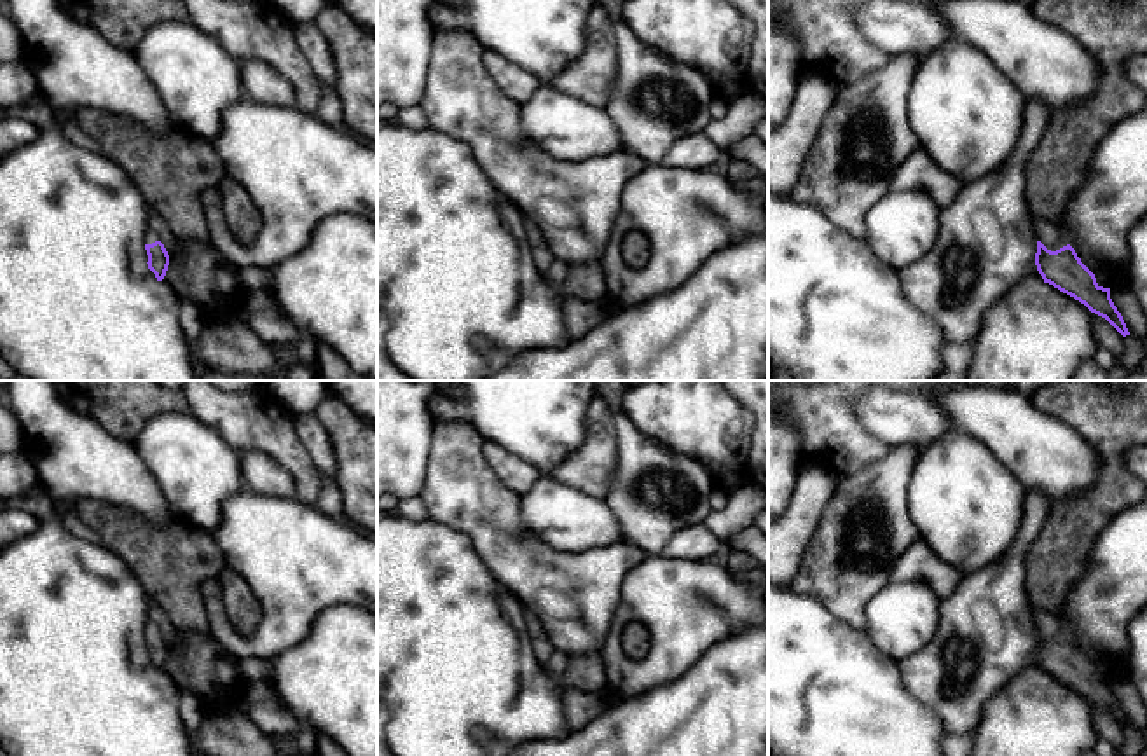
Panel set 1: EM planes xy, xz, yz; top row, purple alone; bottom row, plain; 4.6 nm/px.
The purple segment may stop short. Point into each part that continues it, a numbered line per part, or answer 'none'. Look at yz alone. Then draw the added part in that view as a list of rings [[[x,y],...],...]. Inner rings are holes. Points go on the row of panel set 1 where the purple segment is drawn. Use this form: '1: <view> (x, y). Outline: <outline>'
none

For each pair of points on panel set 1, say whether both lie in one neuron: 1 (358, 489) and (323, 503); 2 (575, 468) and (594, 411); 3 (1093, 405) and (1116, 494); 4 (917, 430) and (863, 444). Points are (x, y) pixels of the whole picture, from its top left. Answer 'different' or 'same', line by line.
1: different
2: same
3: same
4: different

